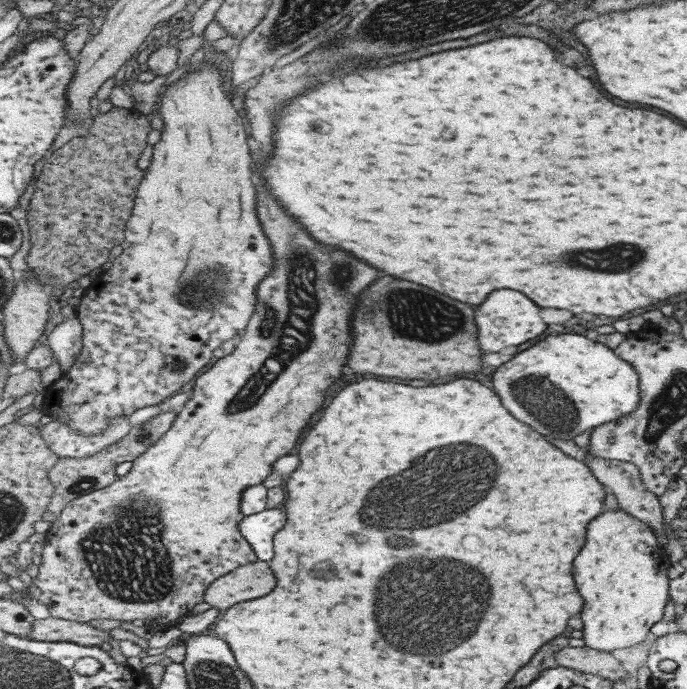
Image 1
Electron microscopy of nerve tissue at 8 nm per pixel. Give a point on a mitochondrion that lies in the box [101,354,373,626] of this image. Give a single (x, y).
(145, 435)

